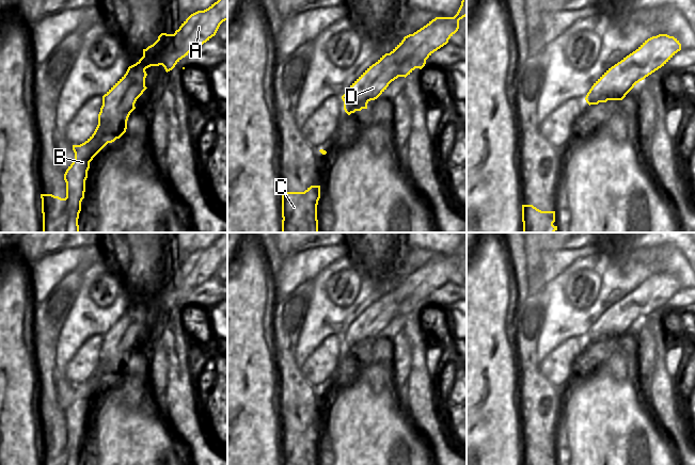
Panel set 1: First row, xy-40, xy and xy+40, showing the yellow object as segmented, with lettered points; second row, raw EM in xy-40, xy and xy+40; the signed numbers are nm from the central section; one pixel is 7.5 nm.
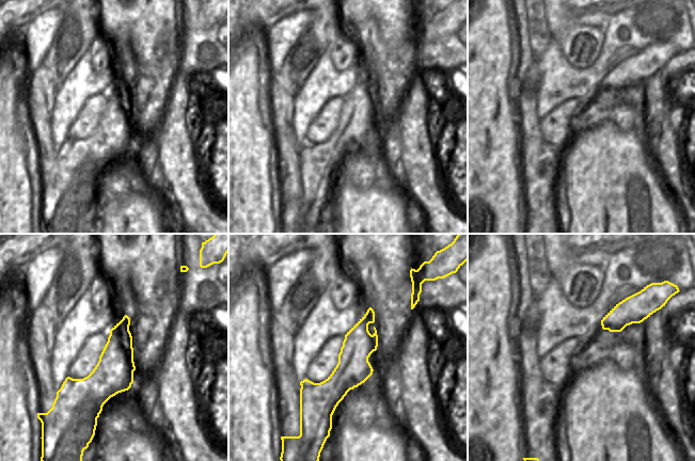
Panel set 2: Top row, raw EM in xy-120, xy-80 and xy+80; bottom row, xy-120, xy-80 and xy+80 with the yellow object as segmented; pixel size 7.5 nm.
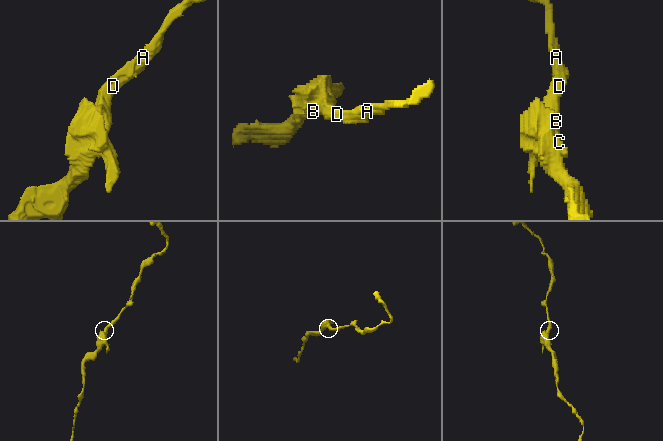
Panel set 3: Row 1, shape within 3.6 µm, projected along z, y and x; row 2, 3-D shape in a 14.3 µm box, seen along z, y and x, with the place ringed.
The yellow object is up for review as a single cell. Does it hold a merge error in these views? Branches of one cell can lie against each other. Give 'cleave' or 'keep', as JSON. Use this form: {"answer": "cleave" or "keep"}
{"answer": "keep"}

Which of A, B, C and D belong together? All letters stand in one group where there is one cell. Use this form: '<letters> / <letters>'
A B C D

